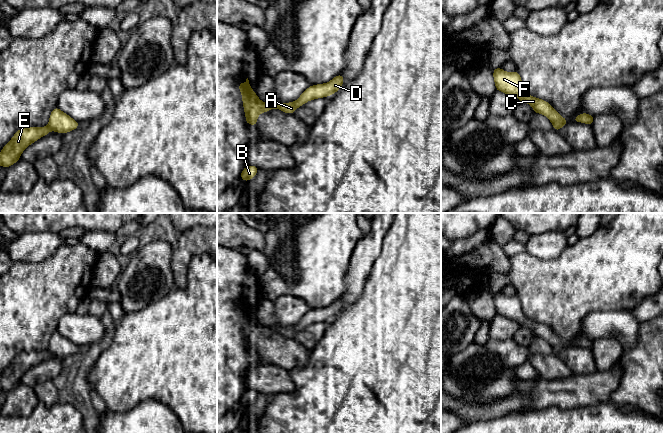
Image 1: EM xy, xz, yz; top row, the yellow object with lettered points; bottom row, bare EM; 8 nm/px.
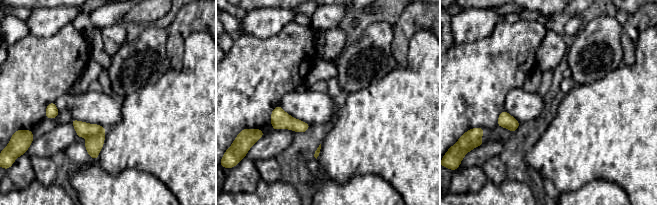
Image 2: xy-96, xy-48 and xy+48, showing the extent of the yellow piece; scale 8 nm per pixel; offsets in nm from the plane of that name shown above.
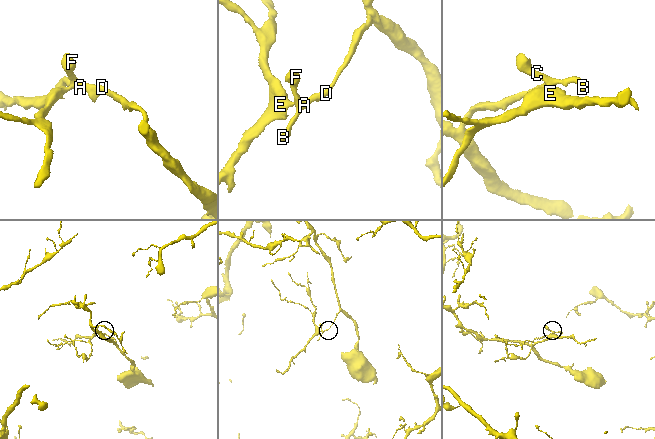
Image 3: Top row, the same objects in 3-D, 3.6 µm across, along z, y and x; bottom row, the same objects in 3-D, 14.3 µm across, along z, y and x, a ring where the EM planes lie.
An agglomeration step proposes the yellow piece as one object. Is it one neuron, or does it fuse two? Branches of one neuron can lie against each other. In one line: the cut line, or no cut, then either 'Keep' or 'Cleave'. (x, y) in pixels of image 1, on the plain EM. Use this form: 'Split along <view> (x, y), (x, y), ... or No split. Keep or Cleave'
Split along xz (271, 328), (274, 331). Cleave

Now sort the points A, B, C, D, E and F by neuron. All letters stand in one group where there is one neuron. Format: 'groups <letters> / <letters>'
groups A B C D F / E

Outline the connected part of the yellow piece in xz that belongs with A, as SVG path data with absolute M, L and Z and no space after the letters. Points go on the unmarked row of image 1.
M339 298L328 307L311 309L296 325L283 328L273 326L272 329L284 337L293 338L297 332L310 324L331 320L342 311L343 305L343 299Z

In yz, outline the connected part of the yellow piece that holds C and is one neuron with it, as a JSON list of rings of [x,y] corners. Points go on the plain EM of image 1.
[[[497,291],[493,294],[493,301],[496,315],[517,321],[521,327],[530,328],[534,337],[543,338],[551,345],[554,354],[559,355],[568,347],[568,344],[563,342],[550,327],[533,321],[524,315],[518,295],[506,296],[501,291]]]

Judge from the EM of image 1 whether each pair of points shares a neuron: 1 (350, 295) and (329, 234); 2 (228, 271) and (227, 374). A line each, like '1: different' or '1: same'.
1: different
2: same

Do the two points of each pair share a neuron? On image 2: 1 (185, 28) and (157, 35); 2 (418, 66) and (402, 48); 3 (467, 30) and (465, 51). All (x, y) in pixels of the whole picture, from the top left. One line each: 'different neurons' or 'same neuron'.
1: different neurons
2: different neurons
3: different neurons

